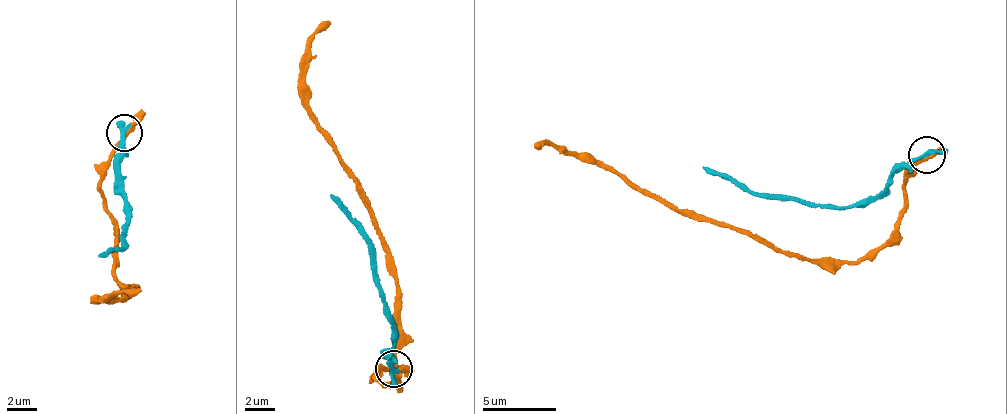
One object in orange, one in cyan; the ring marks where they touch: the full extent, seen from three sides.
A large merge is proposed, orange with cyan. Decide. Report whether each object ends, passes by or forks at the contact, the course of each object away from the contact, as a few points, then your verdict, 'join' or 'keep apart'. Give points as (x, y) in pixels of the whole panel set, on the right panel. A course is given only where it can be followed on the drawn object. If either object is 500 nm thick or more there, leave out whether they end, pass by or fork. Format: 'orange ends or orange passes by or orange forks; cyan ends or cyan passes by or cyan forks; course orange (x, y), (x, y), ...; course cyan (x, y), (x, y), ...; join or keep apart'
orange passes by; cyan passes by; course orange (926, 153), (903, 183), (897, 226), (857, 261), (817, 265), (737, 229), (688, 219), (598, 161), (537, 148); course cyan (926, 153), (877, 195), (840, 207), (758, 198), (703, 164); keep apart

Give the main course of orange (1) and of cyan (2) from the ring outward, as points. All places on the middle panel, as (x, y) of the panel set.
1: (392, 368), (376, 372), (382, 385), (395, 365), (392, 258), (366, 191), (307, 103), (304, 60), (332, 21)
2: (392, 368), (389, 319), (373, 243), (329, 194)

